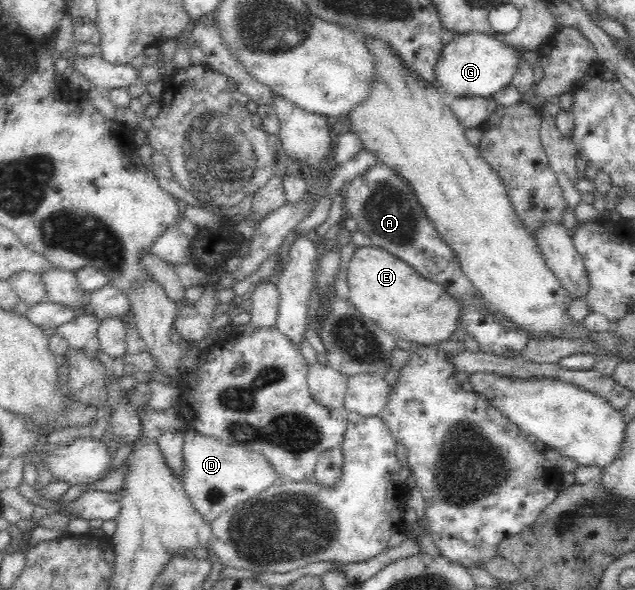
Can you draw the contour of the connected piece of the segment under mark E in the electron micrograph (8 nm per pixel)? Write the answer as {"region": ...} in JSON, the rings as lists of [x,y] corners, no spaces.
{"region":[[[363,246],[355,249],[348,265],[347,281],[349,301],[397,340],[431,346],[449,339],[458,328],[457,300],[443,286],[423,278],[409,264],[381,248]]]}

